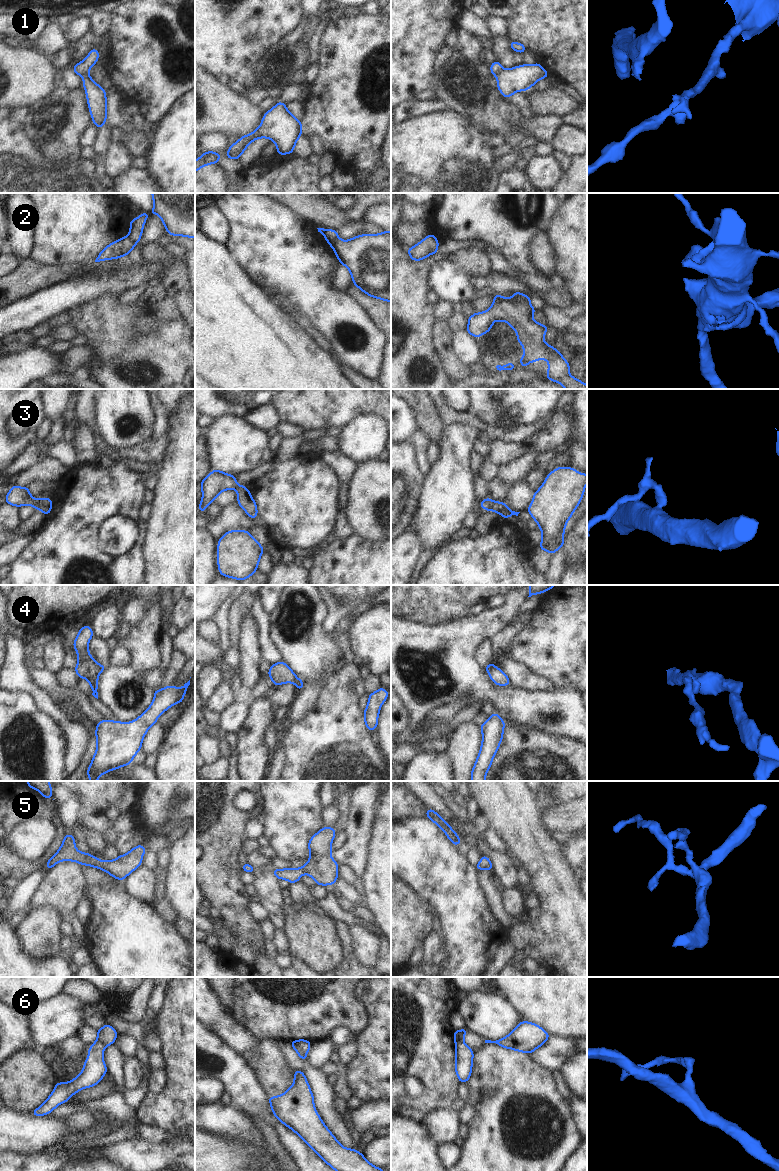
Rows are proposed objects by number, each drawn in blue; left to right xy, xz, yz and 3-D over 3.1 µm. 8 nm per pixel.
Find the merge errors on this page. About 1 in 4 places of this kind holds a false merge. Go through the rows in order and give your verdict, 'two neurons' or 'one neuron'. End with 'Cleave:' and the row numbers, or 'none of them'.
1: two neurons
2: two neurons
3: two neurons
4: two neurons
5: one neuron
6: two neurons
Cleave: 1, 2, 3, 4, 6

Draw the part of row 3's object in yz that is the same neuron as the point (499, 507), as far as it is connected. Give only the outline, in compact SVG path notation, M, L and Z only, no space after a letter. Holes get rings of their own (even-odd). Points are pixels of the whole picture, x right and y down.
M490 499L488 511L495 511L496 513L503 516L506 520L508 517L512 515L518 516L520 512L515 512L507 508L505 501L504 502L496 502Z

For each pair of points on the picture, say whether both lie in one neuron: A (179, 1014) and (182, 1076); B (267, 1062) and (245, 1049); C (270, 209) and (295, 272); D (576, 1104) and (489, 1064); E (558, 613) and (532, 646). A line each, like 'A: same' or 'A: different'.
A: same
B: different
C: same
D: different
E: same

